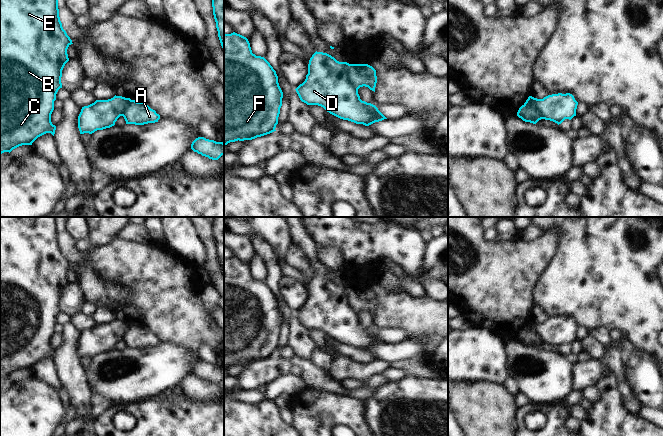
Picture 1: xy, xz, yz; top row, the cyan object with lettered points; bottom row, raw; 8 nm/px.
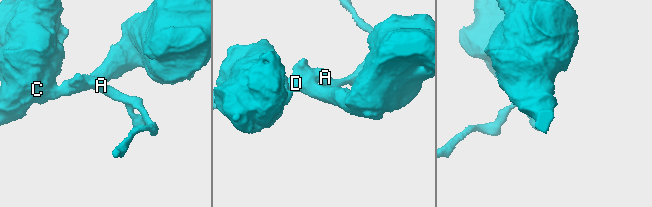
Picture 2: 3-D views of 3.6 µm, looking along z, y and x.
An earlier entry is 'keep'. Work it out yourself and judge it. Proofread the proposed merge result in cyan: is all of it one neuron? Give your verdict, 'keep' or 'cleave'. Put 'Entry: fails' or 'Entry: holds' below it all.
cleave
Entry: fails

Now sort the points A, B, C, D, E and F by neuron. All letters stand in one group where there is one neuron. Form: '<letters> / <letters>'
A / B C D E F

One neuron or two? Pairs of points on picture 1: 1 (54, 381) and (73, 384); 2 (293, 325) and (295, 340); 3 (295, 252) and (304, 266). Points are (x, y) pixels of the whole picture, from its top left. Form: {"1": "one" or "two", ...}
{"1": "two", "2": "one", "3": "one"}

